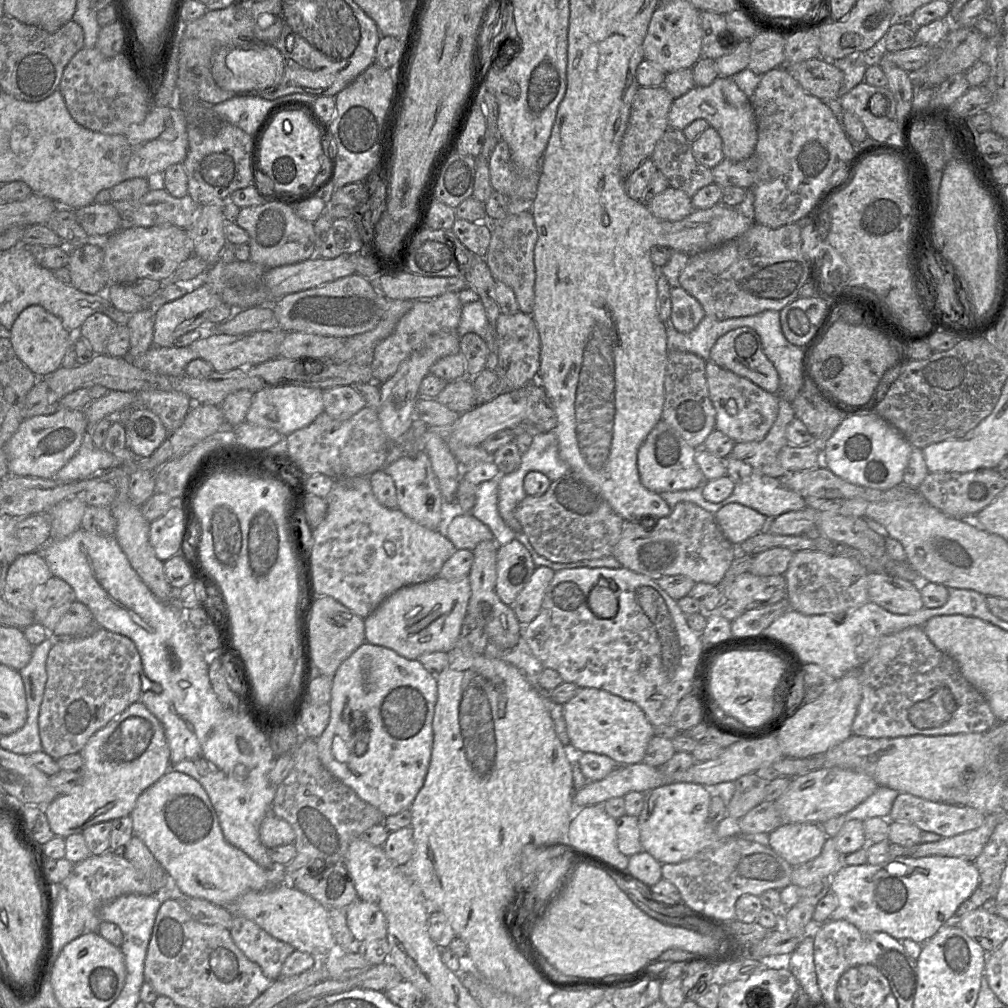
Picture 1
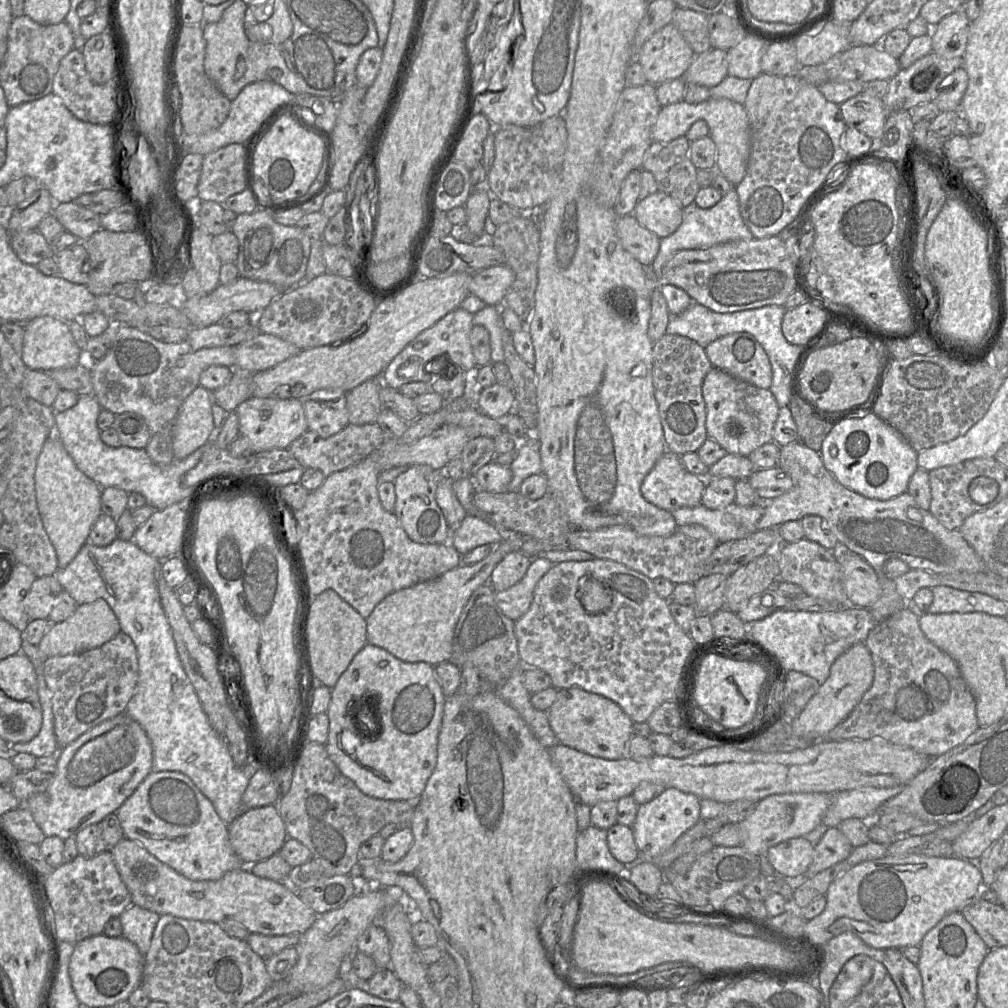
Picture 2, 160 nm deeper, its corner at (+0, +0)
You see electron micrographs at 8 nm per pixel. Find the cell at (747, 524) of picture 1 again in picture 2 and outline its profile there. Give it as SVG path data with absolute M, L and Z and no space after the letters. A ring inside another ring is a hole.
M795 441L781 446L779 466L792 479L792 488L783 495L765 502L765 511L757 523L757 530L777 528L788 521L801 521L807 515L816 515L823 519L836 536L839 547L860 555L875 571L881 586L881 595L868 609L873 619L879 623L906 607L896 590L894 581L884 573L884 564L889 558L898 558L910 569L927 570L934 573L977 572L988 573L983 560L963 538L958 529L947 529L929 511L921 509L914 498L904 492L889 500L866 498L841 485L825 468L820 452L816 452Z

